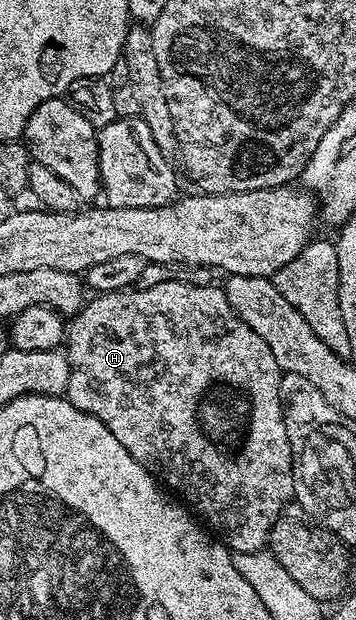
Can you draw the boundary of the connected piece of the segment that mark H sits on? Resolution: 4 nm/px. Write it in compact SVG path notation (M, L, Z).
M175 280L160 282L160 286L124 292L104 292L90 299L83 303L81 312L68 324L64 351L68 358L70 373L68 374L68 386L64 393L65 399L81 412L87 412L100 418L100 422L104 422L104 426L108 426L108 430L112 430L116 442L120 442L120 446L124 446L124 450L128 450L128 454L132 454L132 458L136 458L136 462L140 462L140 466L148 469L150 475L161 481L171 493L179 492L183 496L181 499L211 529L215 528L213 531L217 533L231 553L263 551L267 547L270 531L276 518L286 509L287 504L294 500L292 446L288 442L288 430L284 426L282 391L280 390L283 371L276 362L276 354L272 354L272 350L268 350L268 342L264 342L264 338L260 338L260 334L256 334L256 330L252 330L252 326L245 324L235 314L225 291L209 292L204 285L197 284L197 282L188 284Z

